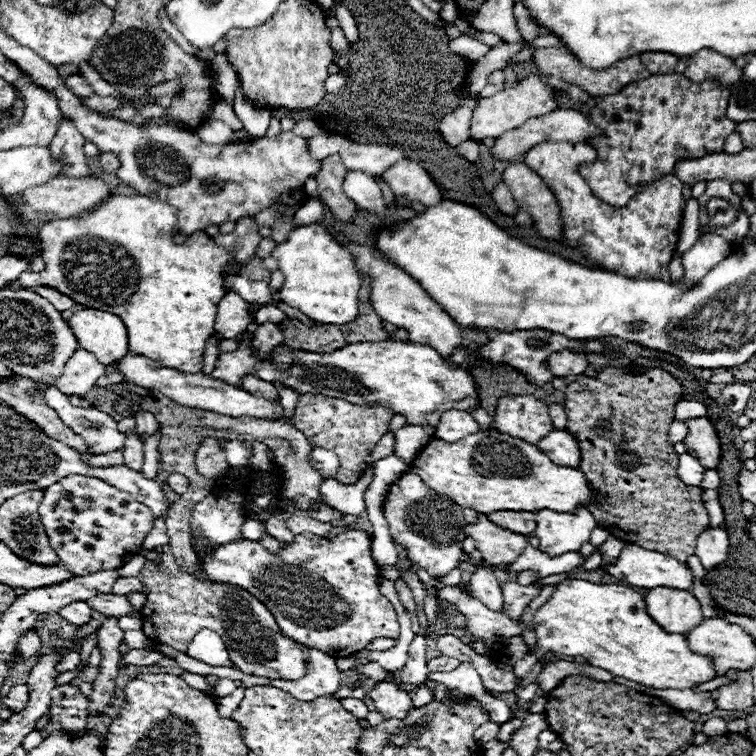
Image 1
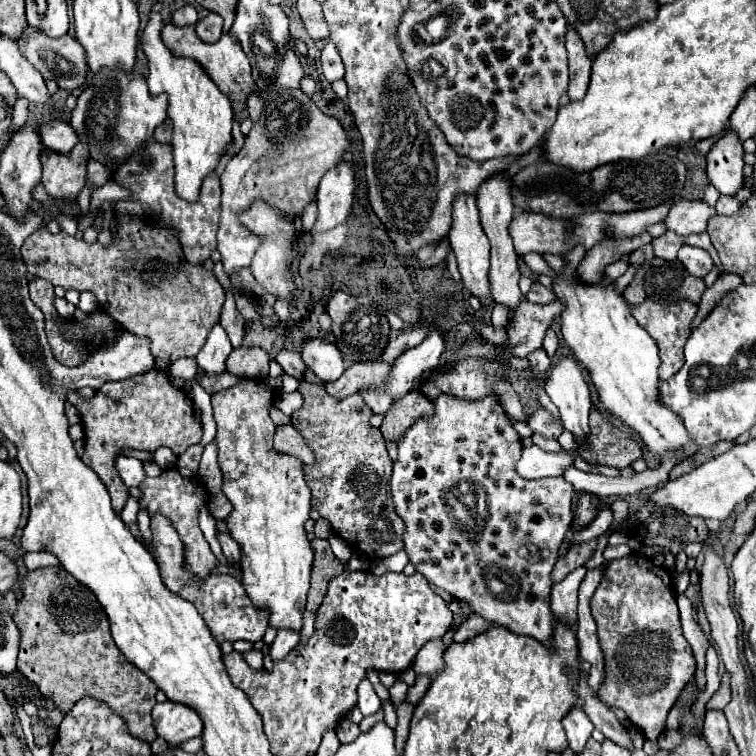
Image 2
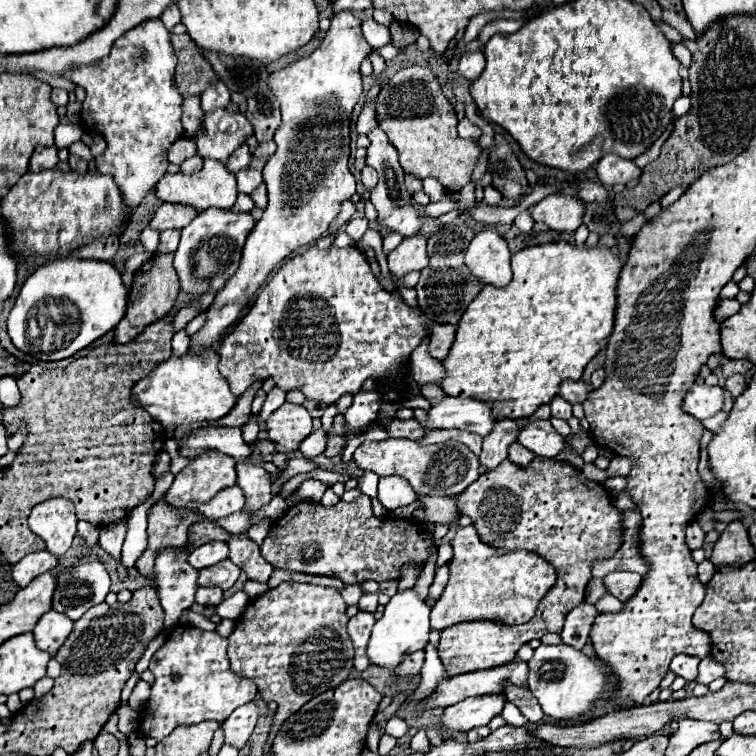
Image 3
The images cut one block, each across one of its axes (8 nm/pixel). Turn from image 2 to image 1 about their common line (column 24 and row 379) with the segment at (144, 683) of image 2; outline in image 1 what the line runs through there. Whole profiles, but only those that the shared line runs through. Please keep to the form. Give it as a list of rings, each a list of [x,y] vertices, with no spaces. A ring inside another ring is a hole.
[[[604,366],[596,376],[580,376],[570,382],[564,394],[564,410],[568,416],[566,432],[576,438],[580,446],[580,470],[602,498],[600,504],[588,506],[596,522],[620,540],[648,546],[648,550],[686,562],[696,550],[698,534],[708,526],[708,512],[702,502],[704,488],[688,486],[678,478],[678,454],[674,452],[674,444],[668,440],[668,428],[676,420],[676,402],[682,398],[682,384],[662,368],[650,368],[646,374],[628,374],[622,368]]]

